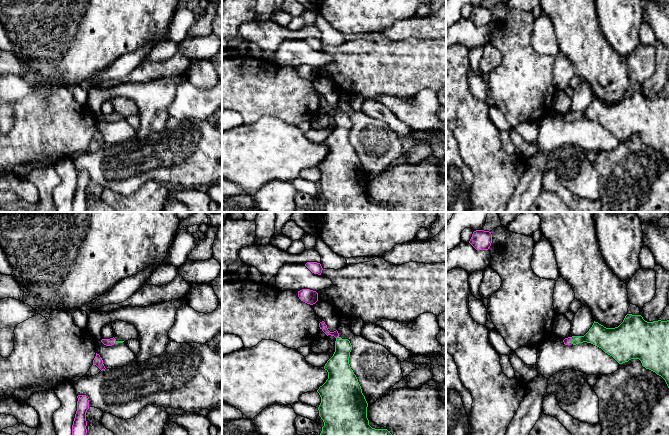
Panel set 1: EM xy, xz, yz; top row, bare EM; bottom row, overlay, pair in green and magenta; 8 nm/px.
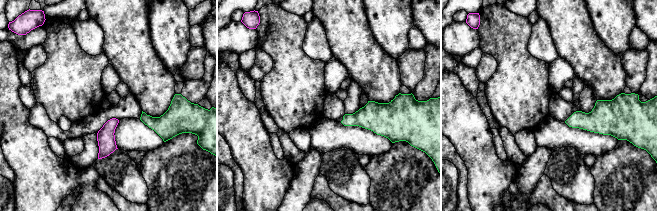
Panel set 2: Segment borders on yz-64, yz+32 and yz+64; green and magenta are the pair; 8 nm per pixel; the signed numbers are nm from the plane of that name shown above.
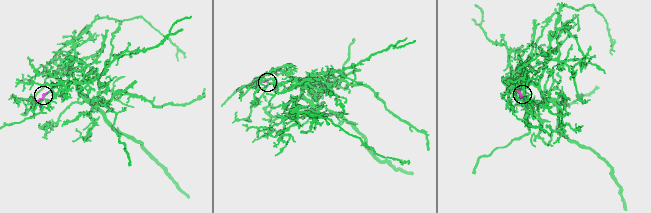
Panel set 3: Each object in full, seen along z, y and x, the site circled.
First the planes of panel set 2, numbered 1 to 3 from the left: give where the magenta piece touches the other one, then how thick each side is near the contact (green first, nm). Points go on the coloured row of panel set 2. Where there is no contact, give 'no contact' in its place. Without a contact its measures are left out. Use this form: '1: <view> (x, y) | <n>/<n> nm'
1: no contact
2: no contact
3: no contact

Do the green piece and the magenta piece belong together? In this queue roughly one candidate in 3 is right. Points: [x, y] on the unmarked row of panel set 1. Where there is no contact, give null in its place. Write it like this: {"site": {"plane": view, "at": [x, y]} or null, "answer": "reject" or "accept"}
{"site": {"plane": "xz", "at": [337, 113]}, "answer": "accept"}

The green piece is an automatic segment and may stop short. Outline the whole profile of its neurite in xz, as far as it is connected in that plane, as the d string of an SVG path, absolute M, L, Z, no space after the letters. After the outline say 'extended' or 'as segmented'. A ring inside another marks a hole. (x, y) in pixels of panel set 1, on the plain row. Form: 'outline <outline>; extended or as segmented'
outline M324 97L319 99L319 103L327 112L331 111L336 114L335 128L324 142L324 145L328 148L328 155L317 166L321 173L321 179L318 183L319 192L324 198L320 212L392 212L387 205L375 205L369 201L367 194L368 179L362 169L358 155L349 140L350 128L352 126L350 117L348 115L342 115L337 106L330 108Z; extended

